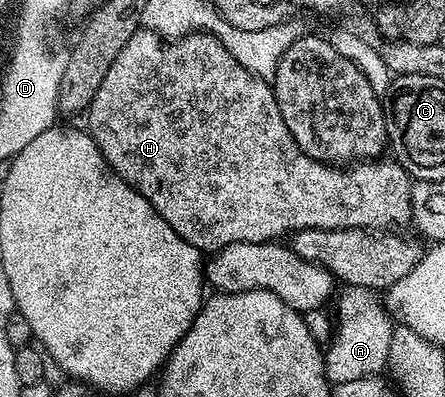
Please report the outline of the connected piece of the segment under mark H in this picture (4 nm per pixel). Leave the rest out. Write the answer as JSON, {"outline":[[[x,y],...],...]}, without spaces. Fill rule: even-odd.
{"outline":[[[139,28],[132,36],[132,40],[128,40],[128,44],[124,44],[124,48],[120,48],[120,56],[116,56],[116,60],[112,60],[112,68],[108,68],[108,76],[104,76],[104,80],[100,80],[100,88],[96,92],[96,96],[92,100],[88,111],[88,119],[89,118],[90,126],[88,125],[88,132],[92,136],[94,143],[100,148],[100,152],[104,156],[106,163],[108,163],[129,186],[136,188],[136,192],[140,192],[140,196],[144,196],[144,200],[148,200],[148,204],[152,204],[152,208],[156,208],[156,212],[160,212],[160,216],[163,220],[165,220],[179,236],[184,240],[188,240],[188,244],[192,244],[195,248],[203,252],[217,252],[223,250],[226,246],[240,244],[241,242],[272,242],[282,240],[287,236],[293,235],[296,230],[369,230],[371,232],[390,232],[395,228],[402,228],[398,226],[409,227],[412,222],[412,179],[410,175],[406,173],[406,169],[404,169],[397,160],[389,160],[390,162],[382,162],[383,160],[359,160],[343,168],[338,164],[323,164],[316,161],[315,158],[309,158],[300,148],[300,144],[296,144],[292,132],[288,132],[288,124],[284,124],[284,116],[280,116],[280,104],[276,104],[273,85],[271,85],[267,79],[258,78],[252,72],[248,72],[244,69],[232,56],[232,52],[228,52],[228,48],[224,48],[222,41],[214,34],[199,32],[197,34],[186,34],[182,38],[167,40],[155,34],[154,31],[149,28]]]}

